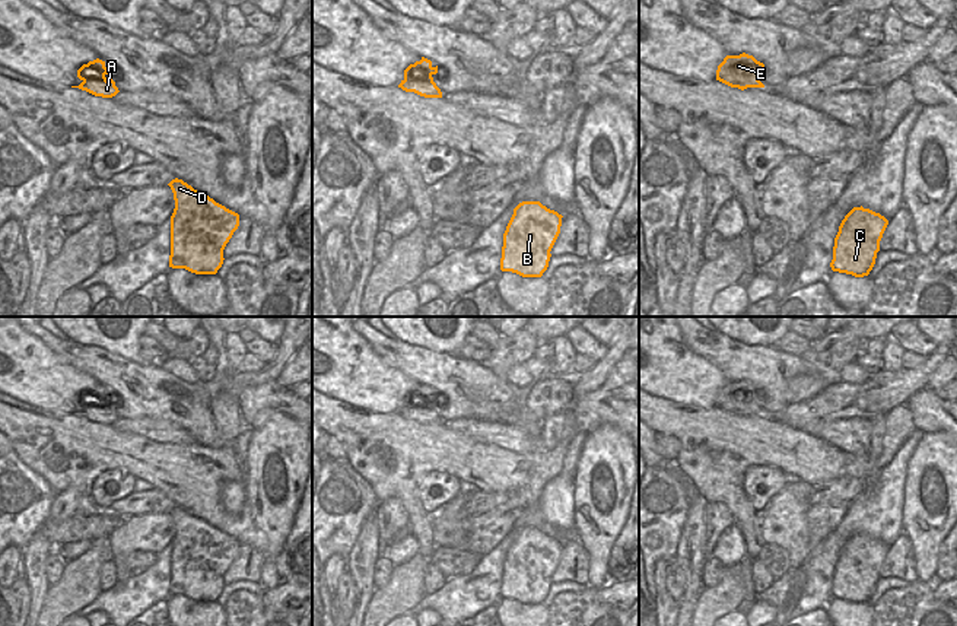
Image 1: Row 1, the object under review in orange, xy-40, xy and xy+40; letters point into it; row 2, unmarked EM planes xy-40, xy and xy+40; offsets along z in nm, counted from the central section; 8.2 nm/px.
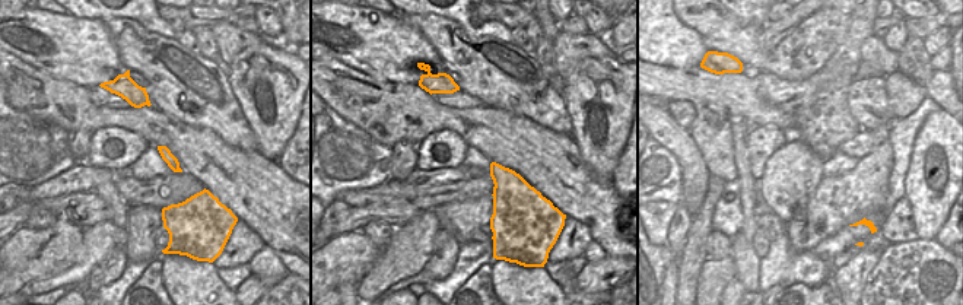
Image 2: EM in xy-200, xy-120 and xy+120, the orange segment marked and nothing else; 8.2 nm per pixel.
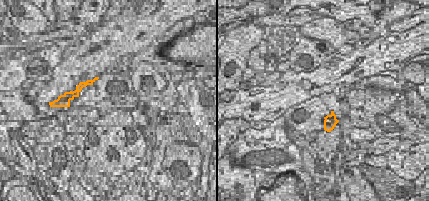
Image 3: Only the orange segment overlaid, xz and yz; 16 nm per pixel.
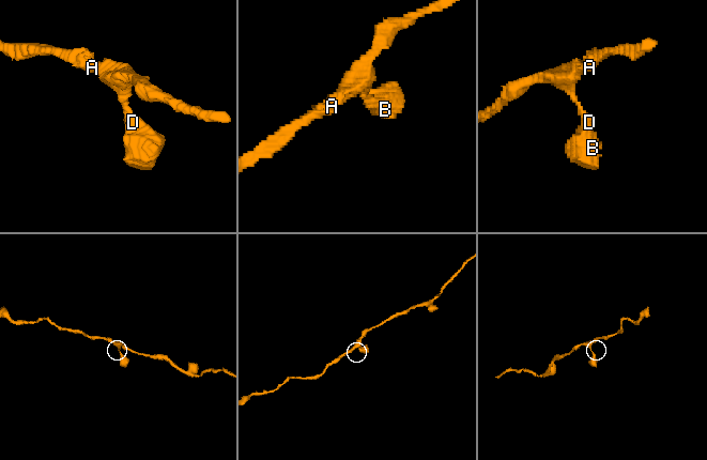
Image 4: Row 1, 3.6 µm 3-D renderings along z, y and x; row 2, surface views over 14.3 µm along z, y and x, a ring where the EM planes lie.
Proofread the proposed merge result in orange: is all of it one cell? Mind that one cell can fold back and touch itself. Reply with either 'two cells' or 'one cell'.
one cell

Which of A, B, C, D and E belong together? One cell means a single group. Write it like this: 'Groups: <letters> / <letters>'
Groups: A B C D E

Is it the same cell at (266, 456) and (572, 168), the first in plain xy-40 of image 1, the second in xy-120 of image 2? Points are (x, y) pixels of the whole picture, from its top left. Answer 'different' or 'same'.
different

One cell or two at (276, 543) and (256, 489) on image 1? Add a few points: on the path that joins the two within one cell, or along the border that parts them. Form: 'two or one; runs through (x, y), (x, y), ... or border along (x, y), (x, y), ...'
one; runs through (276, 530), (273, 507), (269, 502)

